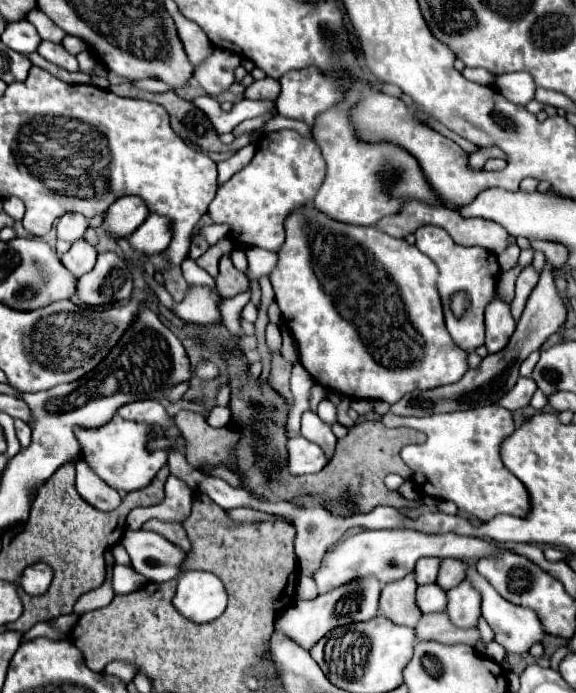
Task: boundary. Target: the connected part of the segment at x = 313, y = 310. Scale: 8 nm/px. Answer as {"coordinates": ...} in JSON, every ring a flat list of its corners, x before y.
{"coordinates":[[302,205,298,209,294,209,286,217,284,225,286,225,286,241,278,249,278,263,276,263,274,271,270,273,270,281,272,281,274,293,276,293,280,311,282,311,282,319,298,343,300,361,302,361,304,369,314,377,316,383,320,383,328,389,340,391,342,395,348,395,352,399,380,399,380,401,386,401,392,405,398,399,402,399,402,395,406,395,414,389,432,389,438,385,454,383,468,371,468,353,452,341,452,337,444,325,442,305,440,305,440,297,438,297,438,289,436,289,438,267,430,261,430,257,420,253,416,245,406,243,406,239,396,239,396,237,384,233,382,229,378,229,376,225,362,227,362,225,340,223,340,221,328,217,326,213,318,211,314,205]]}

